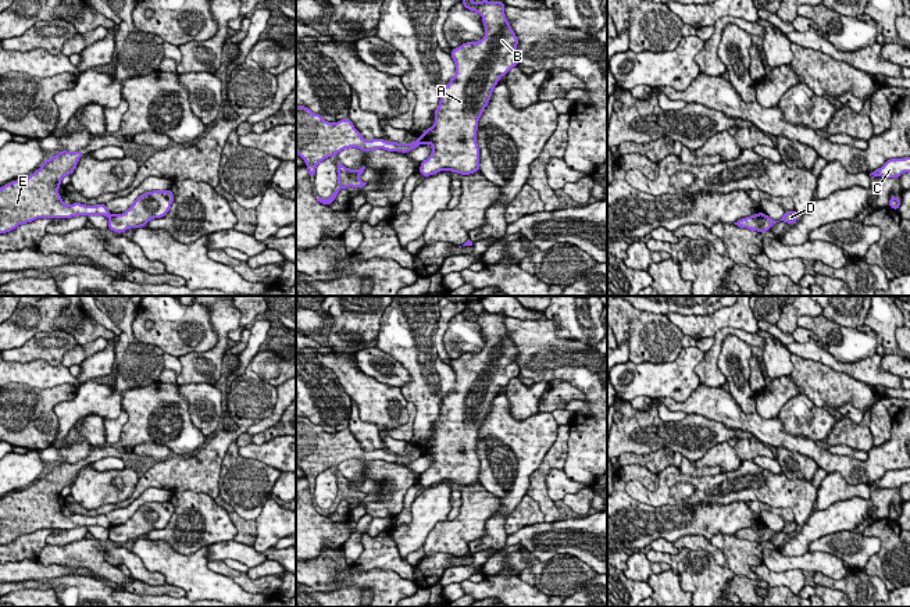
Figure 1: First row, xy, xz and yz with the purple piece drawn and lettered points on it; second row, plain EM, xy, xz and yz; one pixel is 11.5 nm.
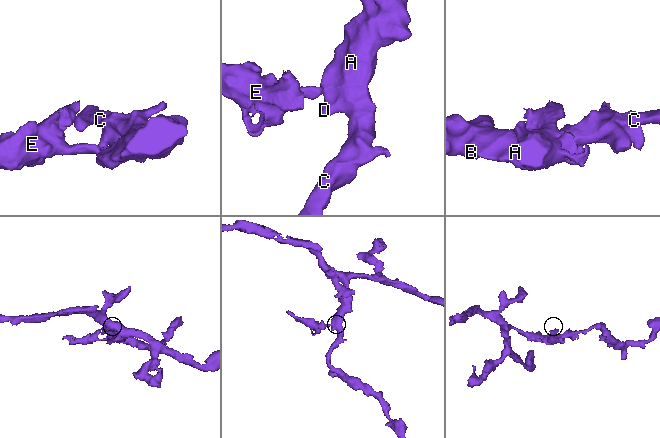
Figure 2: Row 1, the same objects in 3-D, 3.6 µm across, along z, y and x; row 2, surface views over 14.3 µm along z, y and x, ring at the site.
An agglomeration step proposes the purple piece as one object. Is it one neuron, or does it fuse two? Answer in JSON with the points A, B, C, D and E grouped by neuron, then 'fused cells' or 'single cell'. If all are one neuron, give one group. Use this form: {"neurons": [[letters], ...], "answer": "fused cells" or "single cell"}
{"neurons": [["A", "B", "C", "D"], ["E"]], "answer": "fused cells"}

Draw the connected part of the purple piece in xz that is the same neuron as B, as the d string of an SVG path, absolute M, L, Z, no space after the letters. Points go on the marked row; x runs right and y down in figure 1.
M463 0L461 3L467 10L475 11L482 17L486 33L479 42L465 42L450 53L456 64L456 74L442 89L439 106L433 113L433 125L420 136L424 144L433 147L431 156L421 161L420 174L422 176L440 171L452 171L461 175L479 172L478 121L490 101L493 88L500 78L520 64L520 56L515 51L518 38L506 18L506 4L503 1L492 3L488 0L482 0L481 3Z

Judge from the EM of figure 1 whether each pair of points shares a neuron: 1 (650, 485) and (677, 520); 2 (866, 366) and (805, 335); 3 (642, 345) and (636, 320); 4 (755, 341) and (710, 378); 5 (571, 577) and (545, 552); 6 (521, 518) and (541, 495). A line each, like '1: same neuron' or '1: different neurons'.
1: same neuron
2: different neurons
3: same neuron
4: same neuron
5: different neurons
6: different neurons

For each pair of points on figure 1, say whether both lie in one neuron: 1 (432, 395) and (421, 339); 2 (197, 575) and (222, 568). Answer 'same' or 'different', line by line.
1: same
2: different

